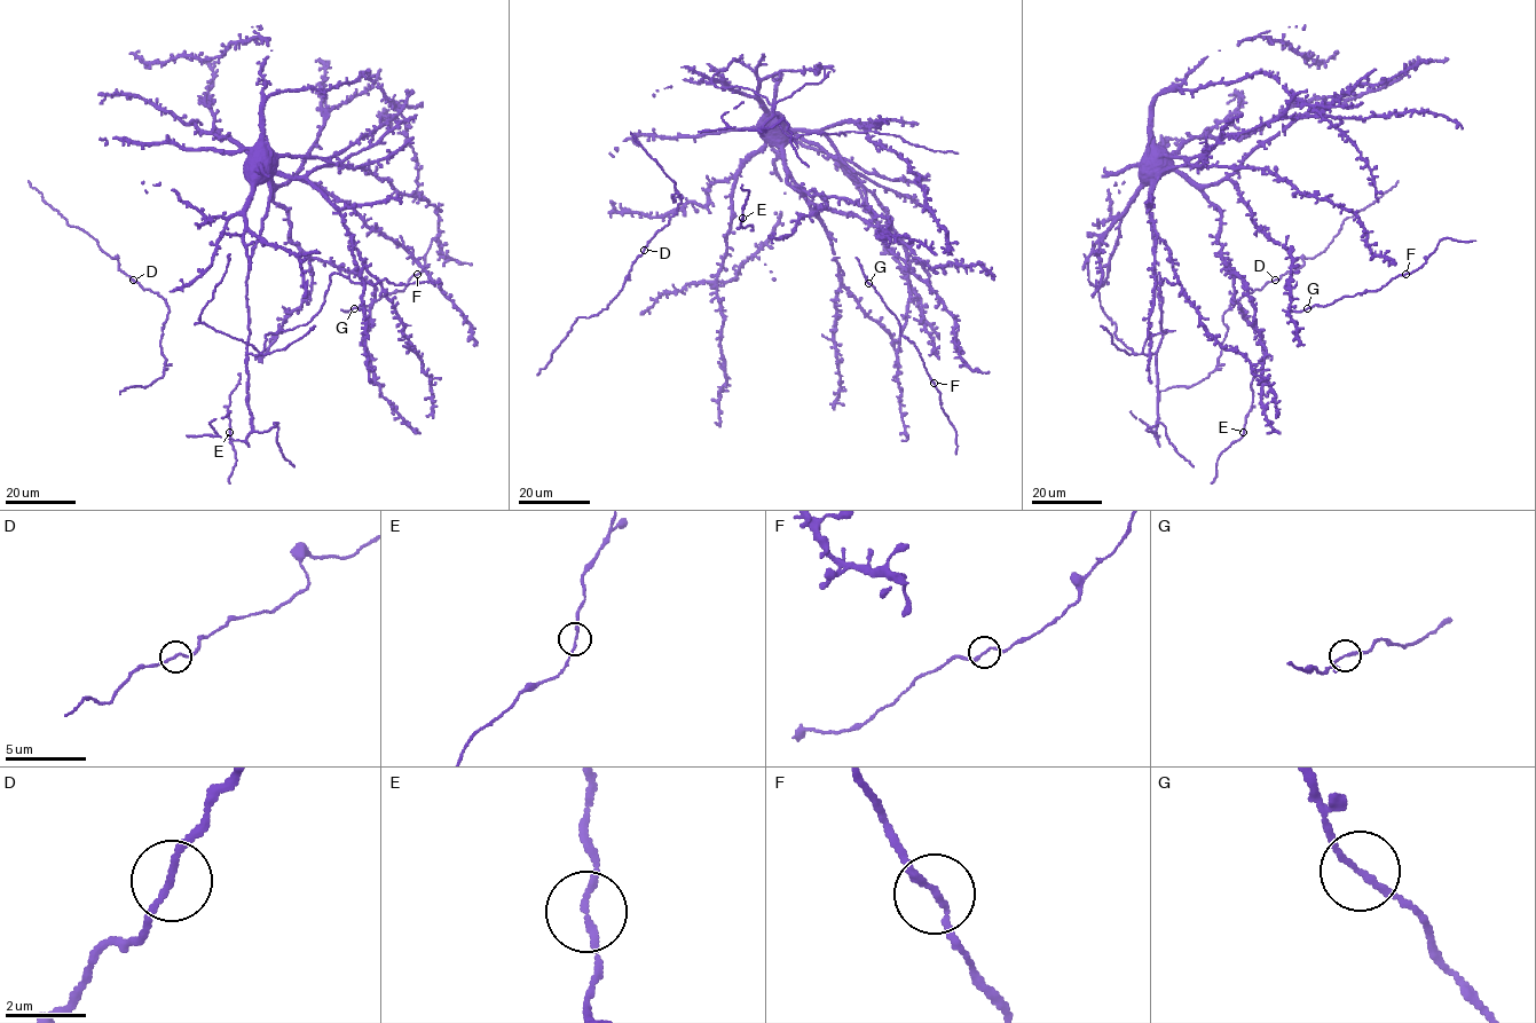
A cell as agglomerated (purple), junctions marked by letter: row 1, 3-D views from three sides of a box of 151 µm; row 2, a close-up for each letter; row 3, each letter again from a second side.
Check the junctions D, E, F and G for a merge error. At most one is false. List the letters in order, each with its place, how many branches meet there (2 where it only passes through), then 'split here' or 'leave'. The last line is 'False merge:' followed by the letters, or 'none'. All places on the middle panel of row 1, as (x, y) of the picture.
D: (644, 250) | 2 | leave
E: (742, 218) | 2 | leave
F: (934, 383) | 2 | leave
G: (868, 283) | 2 | leave
False merge: none

